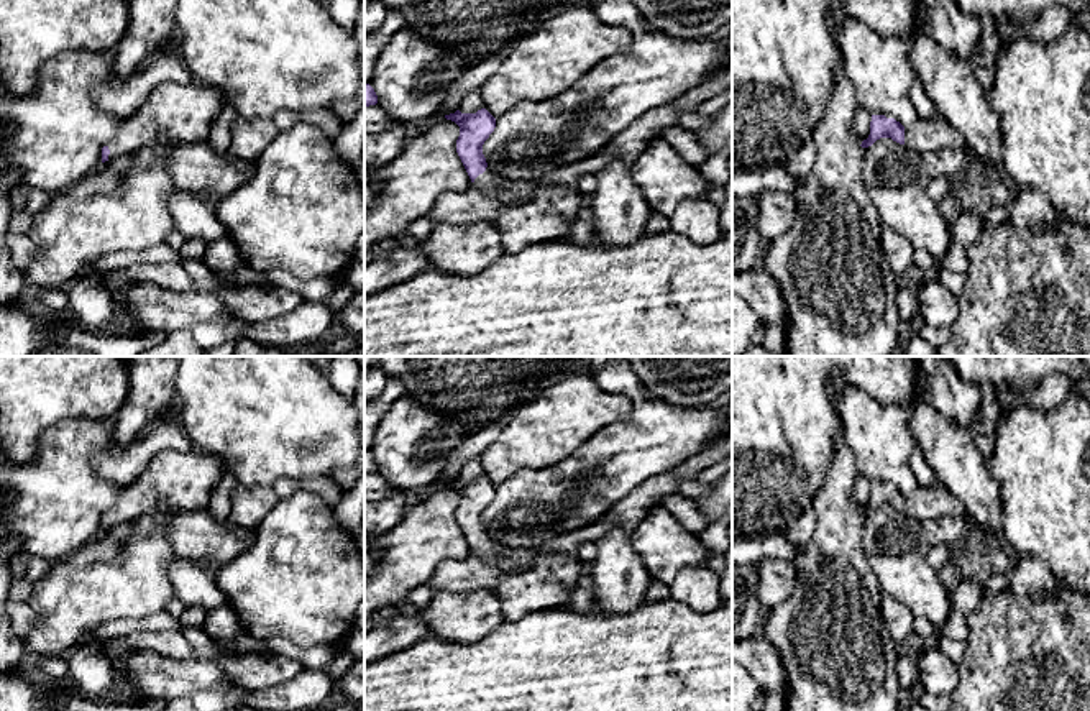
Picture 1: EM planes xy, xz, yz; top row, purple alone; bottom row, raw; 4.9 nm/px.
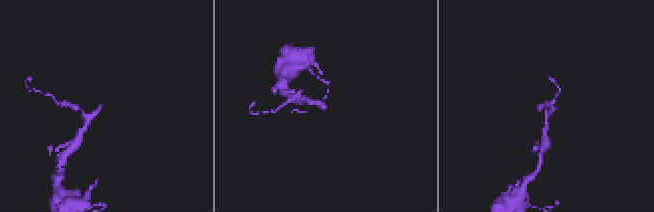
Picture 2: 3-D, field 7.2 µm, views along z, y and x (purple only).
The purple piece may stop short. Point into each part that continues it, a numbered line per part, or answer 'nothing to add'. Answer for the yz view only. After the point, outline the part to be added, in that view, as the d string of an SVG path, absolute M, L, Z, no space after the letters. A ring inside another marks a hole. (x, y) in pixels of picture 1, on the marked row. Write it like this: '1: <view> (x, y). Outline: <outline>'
1: yz (925, 135). Outline: M939 113L932 118L918 118L909 128L905 128L905 144L926 154L929 151L942 151L946 148L957 148L967 153L969 161L982 166L988 174L1000 171L983 163L975 156L964 136L952 128Z

